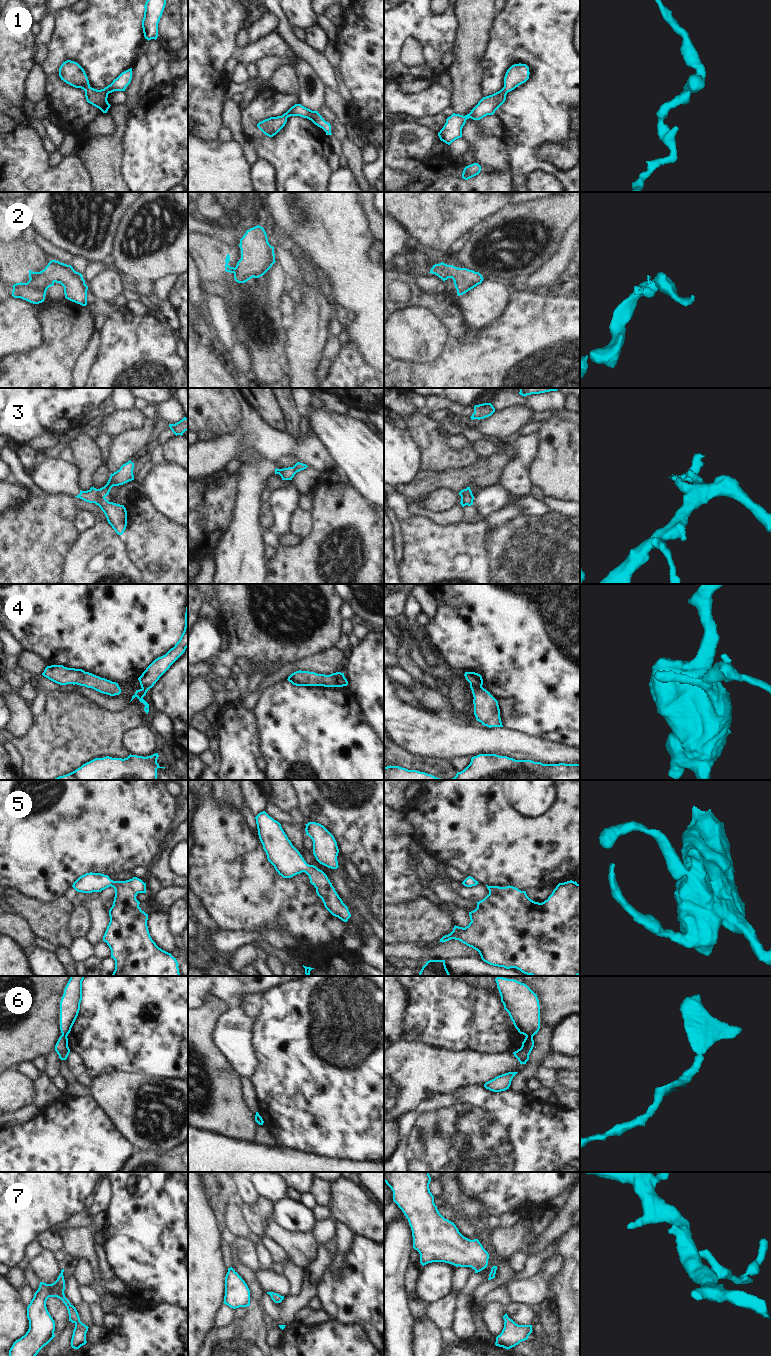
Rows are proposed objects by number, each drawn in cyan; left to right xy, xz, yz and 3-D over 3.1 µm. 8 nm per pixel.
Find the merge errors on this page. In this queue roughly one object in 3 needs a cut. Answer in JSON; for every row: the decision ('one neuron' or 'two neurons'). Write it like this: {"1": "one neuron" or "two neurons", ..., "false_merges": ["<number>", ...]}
{"1": "one neuron", "2": "one neuron", "3": "two neurons", "4": "two neurons", "5": "one neuron", "6": "two neurons", "7": "one neuron", "false_merges": ["3", "4", "6"]}

